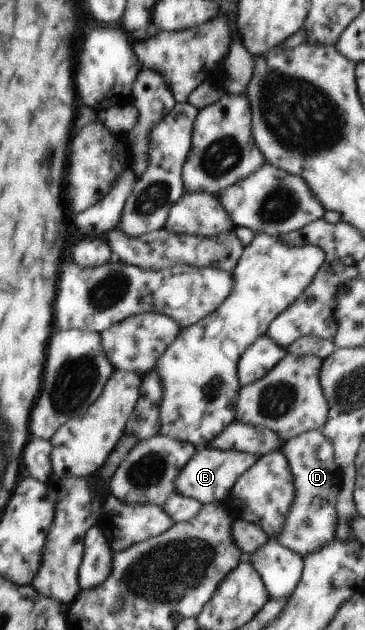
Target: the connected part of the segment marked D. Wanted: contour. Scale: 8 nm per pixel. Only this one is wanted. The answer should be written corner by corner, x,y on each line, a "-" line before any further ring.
310,430
286,440
281,452
287,457
293,473
296,497
286,516
283,529
278,536
268,536
278,540
284,547
298,555
308,555
326,546
334,539
337,511
334,511
334,497
343,486
343,473
335,463
334,446
321,430

